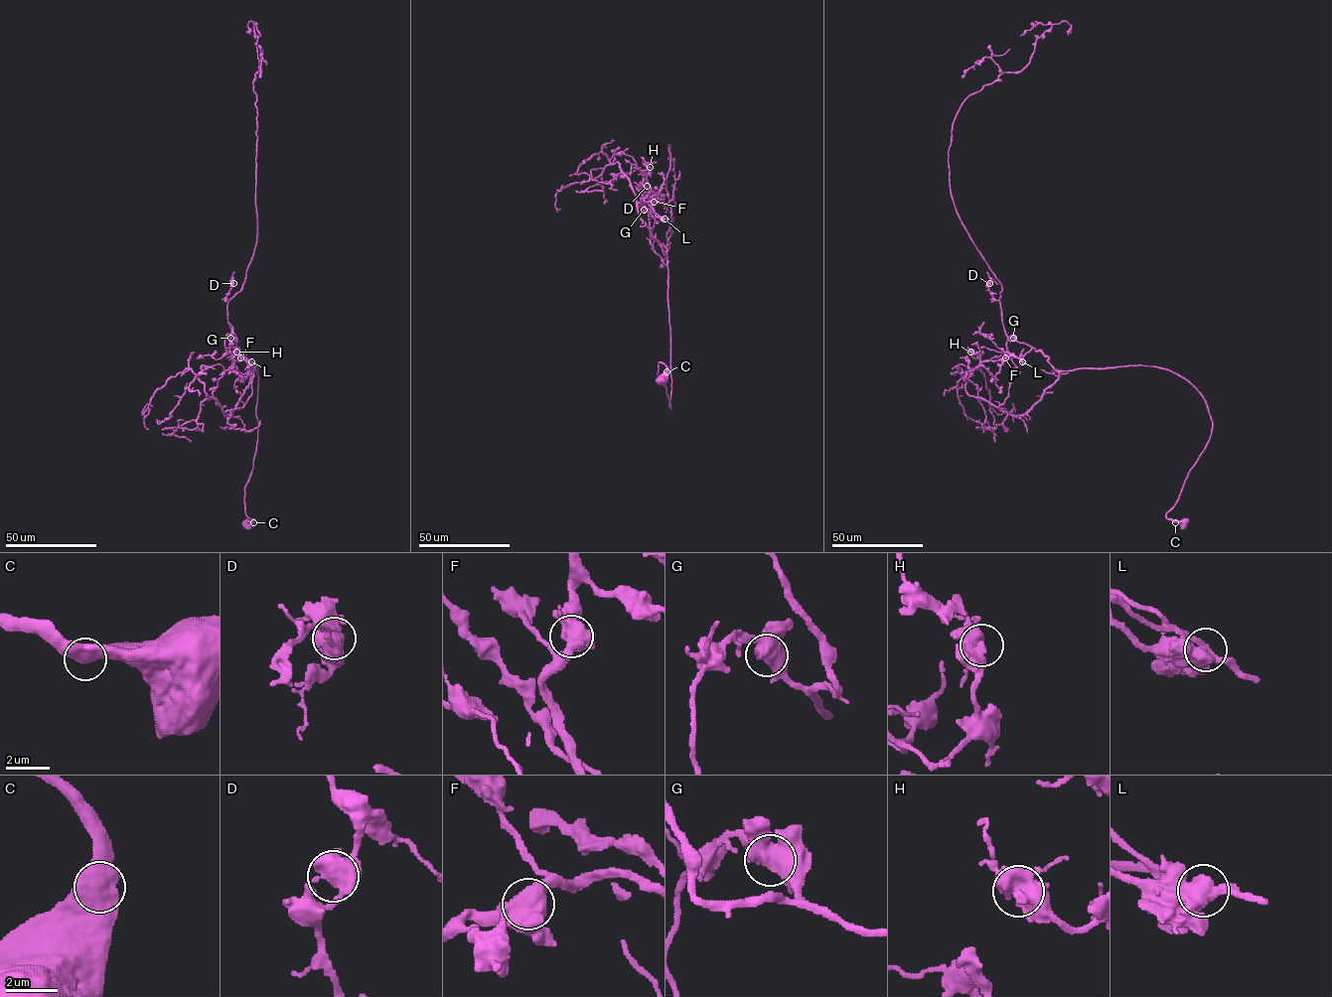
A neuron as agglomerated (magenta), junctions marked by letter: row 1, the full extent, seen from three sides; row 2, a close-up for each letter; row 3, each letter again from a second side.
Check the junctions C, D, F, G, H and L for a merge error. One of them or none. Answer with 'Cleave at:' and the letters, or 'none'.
Cleave at: L

